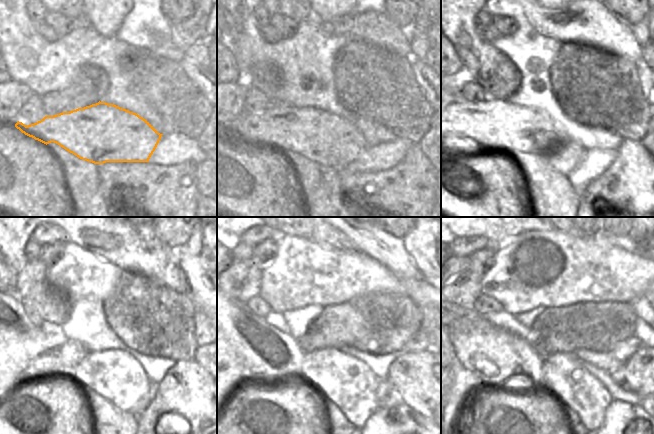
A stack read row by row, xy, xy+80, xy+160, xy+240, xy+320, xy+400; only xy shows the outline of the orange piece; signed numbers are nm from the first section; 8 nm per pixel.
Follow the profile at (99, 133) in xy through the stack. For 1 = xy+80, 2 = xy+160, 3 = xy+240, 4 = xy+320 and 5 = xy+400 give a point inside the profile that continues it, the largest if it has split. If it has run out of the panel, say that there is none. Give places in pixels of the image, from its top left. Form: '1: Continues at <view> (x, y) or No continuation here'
1: Continues at xy+80 (327, 139)
2: Continues at xy+160 (518, 129)
3: Continues at xy+240 (55, 350)
4: Continues at xy+320 (238, 370)
5: Continues at xy+400 (475, 363).

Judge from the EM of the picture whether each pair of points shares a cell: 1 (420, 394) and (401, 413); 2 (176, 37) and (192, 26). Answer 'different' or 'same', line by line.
1: different
2: same

